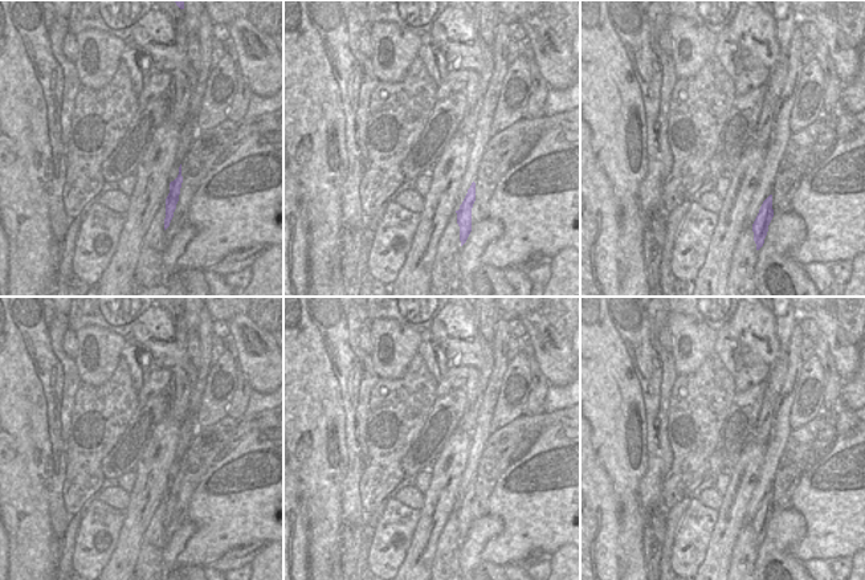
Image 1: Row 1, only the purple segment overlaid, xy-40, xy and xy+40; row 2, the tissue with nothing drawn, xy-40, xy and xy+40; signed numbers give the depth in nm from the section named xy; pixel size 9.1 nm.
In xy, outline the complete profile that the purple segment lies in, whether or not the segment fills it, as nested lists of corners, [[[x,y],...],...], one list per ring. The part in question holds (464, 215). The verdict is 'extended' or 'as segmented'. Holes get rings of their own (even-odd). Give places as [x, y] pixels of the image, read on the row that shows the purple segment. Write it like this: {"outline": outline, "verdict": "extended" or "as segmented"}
{"outline": [[[473,181],[468,193],[460,205],[457,213],[457,224],[460,226],[460,241],[461,246],[466,242],[470,232],[472,232],[472,208],[476,201],[476,183]]], "verdict": "as segmented"}

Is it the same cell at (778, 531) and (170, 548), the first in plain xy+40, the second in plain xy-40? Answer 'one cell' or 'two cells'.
one cell

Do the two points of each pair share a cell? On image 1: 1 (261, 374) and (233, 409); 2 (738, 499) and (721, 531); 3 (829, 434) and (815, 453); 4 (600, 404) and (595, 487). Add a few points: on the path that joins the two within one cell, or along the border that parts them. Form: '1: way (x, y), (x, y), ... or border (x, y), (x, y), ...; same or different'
1: border (237, 363), (252, 388); different
2: way (734, 507), (729, 523); same
3: way (825, 438), (819, 449); same
4: border (594, 448), (598, 461), (612, 483); different

